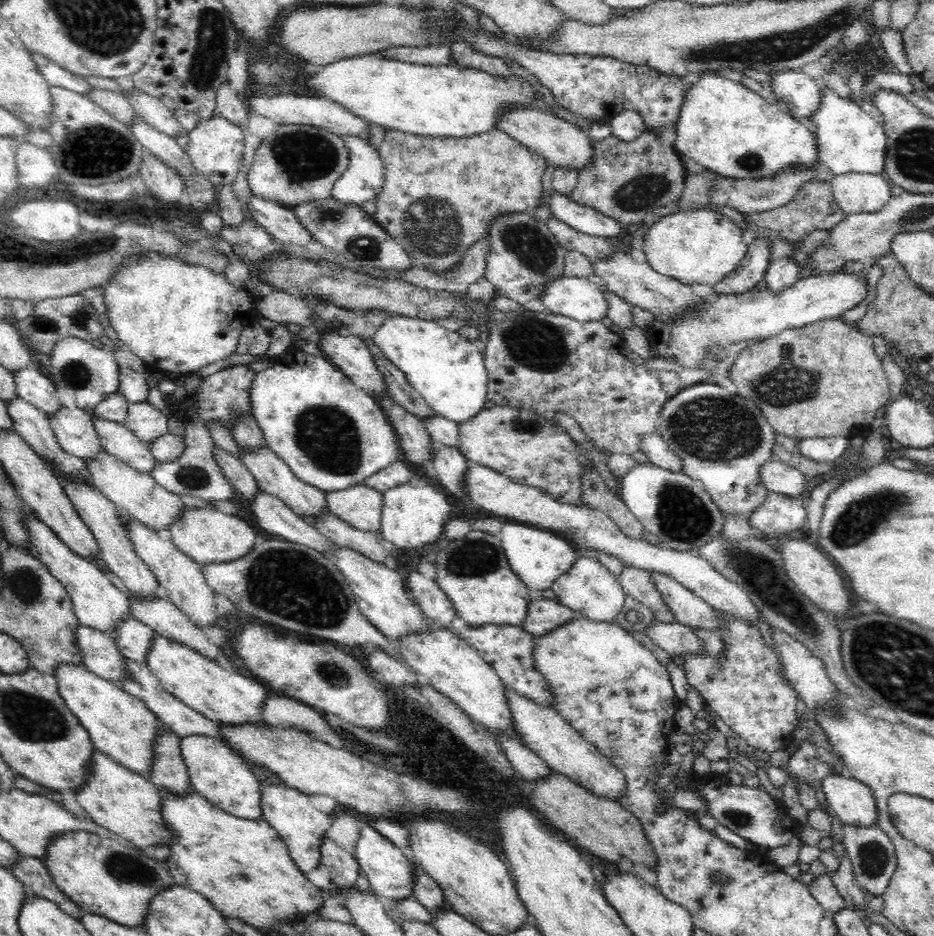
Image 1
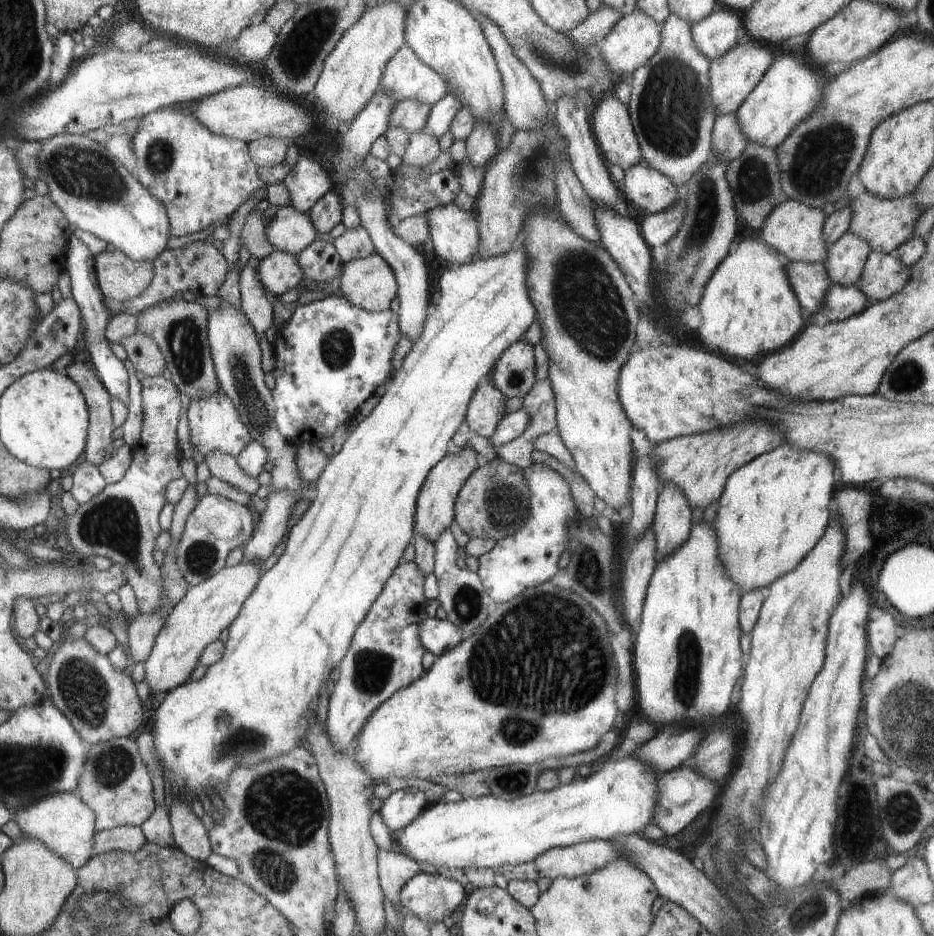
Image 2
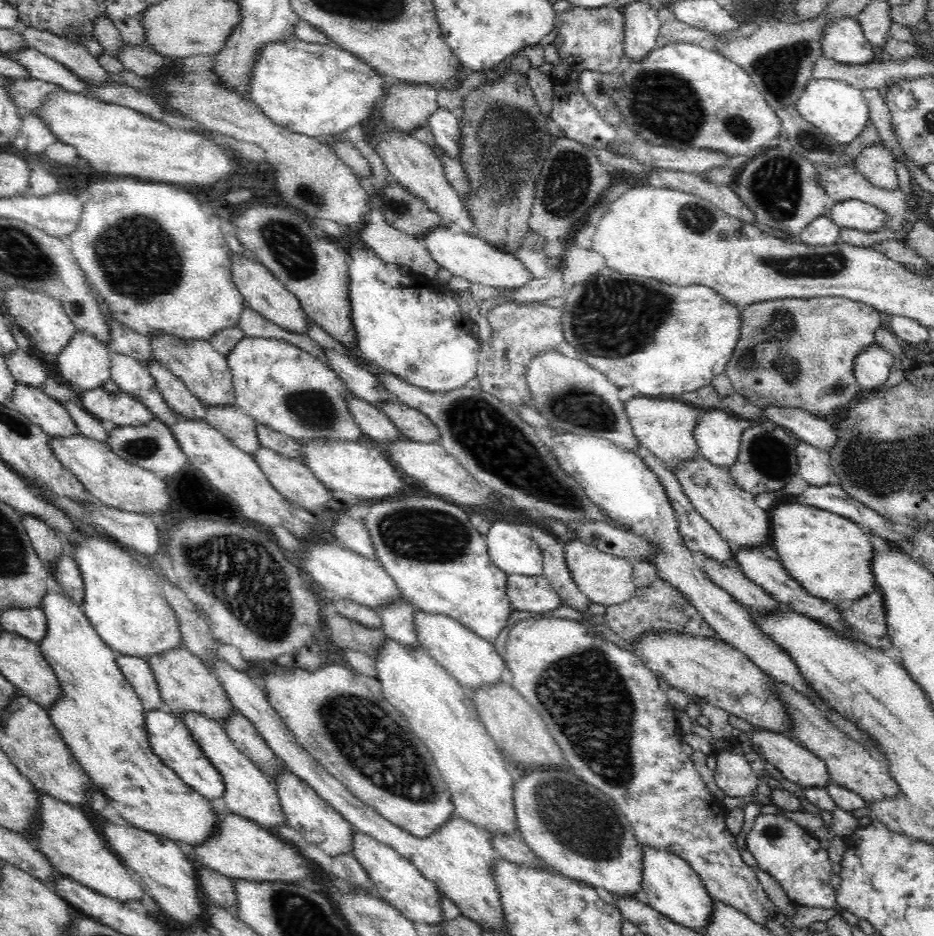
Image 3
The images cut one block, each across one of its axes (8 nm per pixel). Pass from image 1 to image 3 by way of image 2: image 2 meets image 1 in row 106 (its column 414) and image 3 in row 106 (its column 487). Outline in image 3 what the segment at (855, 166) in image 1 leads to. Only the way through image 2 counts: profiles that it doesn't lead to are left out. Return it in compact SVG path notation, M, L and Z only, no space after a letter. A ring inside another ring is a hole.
M810 79L795 105L804 120L819 128L828 138L844 145L852 143L862 134L872 110L866 102L862 89L832 79Z

